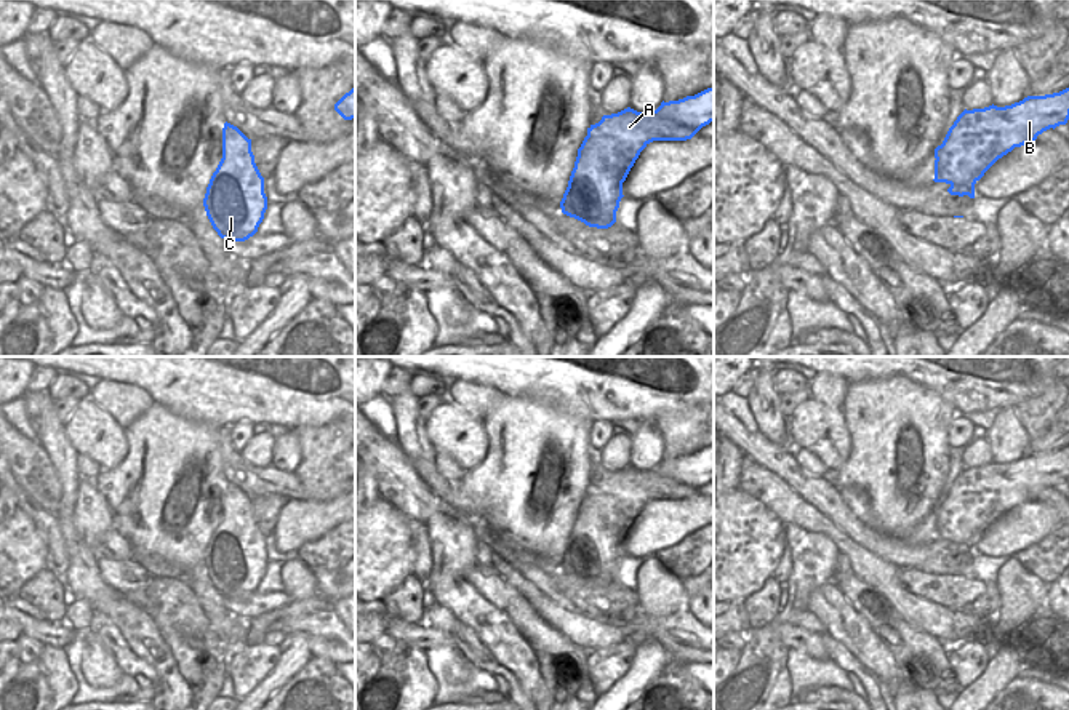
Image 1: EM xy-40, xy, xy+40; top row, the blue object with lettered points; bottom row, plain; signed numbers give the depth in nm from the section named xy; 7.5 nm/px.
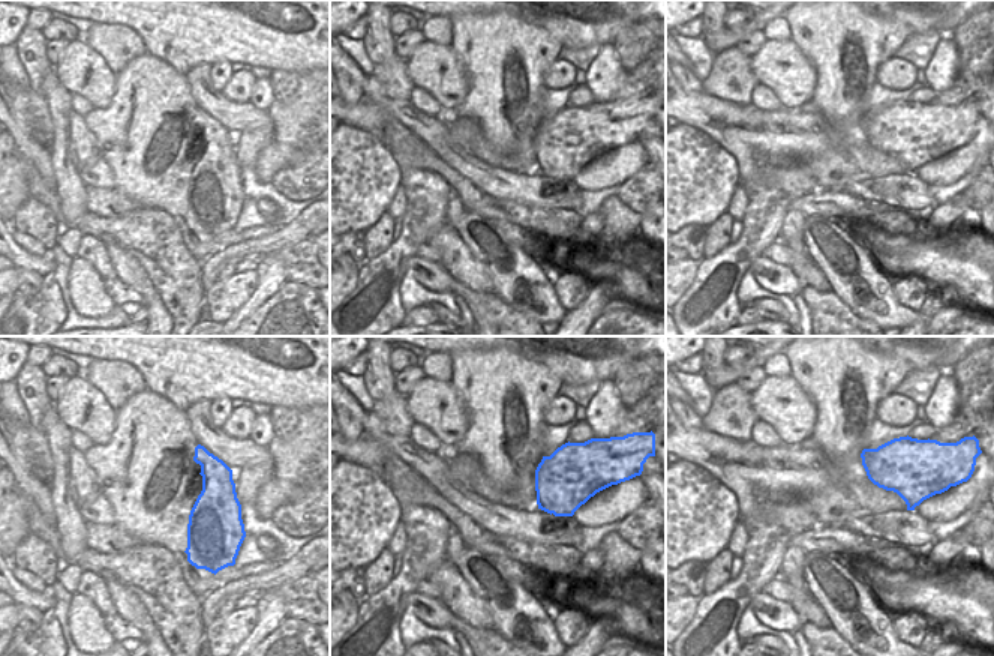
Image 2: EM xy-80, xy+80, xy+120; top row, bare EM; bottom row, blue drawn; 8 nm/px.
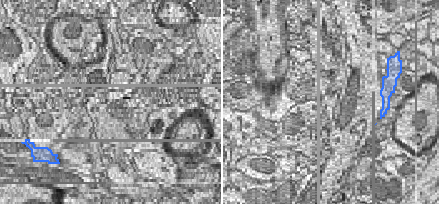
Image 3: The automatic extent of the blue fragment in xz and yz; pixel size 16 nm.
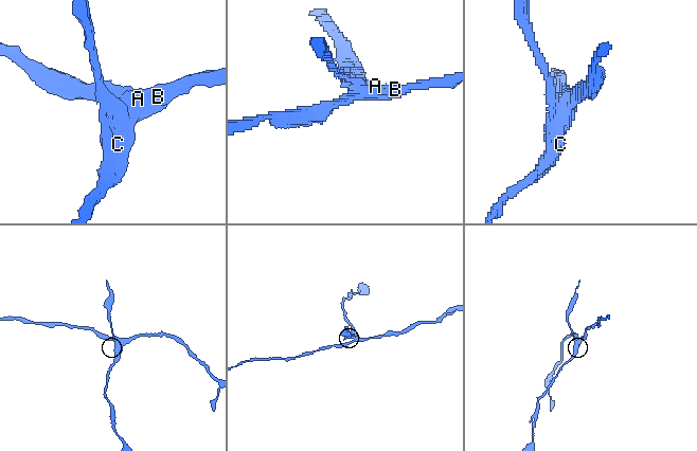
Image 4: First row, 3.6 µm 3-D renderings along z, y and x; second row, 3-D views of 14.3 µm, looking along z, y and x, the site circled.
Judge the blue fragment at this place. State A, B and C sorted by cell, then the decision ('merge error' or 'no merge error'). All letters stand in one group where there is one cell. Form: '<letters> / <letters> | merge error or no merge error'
A B / C | merge error

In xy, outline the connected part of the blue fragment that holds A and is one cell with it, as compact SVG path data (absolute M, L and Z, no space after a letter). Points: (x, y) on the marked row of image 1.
M714 86L695 96L661 102L650 112L631 107L603 115L591 125L587 138L594 150L603 150L603 165L624 182L640 152L653 141L687 141L714 122Z

